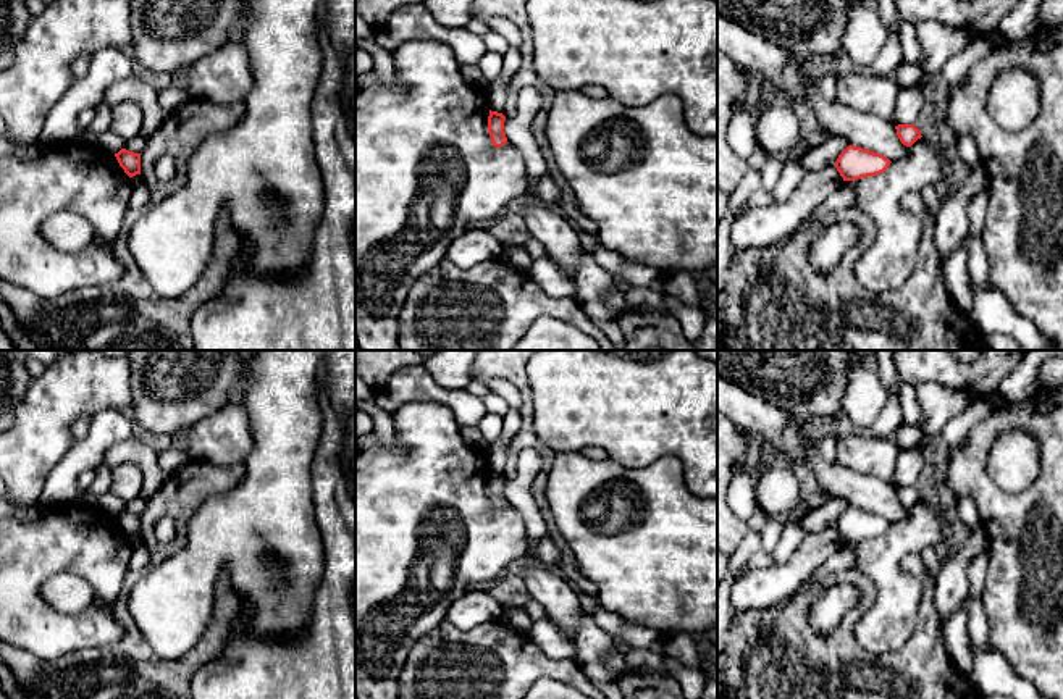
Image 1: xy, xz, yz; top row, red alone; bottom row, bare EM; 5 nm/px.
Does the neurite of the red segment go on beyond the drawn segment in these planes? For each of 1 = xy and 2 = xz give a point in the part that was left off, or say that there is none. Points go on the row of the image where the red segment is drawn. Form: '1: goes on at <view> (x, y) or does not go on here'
1: does not go on here
2: does not go on here

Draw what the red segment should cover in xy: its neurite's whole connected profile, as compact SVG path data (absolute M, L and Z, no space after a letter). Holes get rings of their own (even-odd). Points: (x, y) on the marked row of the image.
M121 149L115 157L129 178L141 174L141 153Z

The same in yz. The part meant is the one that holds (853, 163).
M848 145L837 158L835 168L843 181L856 181L884 173L890 160L868 149Z

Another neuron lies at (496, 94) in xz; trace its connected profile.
M499 74L498 77L494 77L491 82L485 86L488 89L486 97L488 97L489 110L502 113L507 98L509 81L502 74Z

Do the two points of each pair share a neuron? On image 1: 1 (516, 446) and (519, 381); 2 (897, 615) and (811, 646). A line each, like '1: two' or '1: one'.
1: one
2: two

